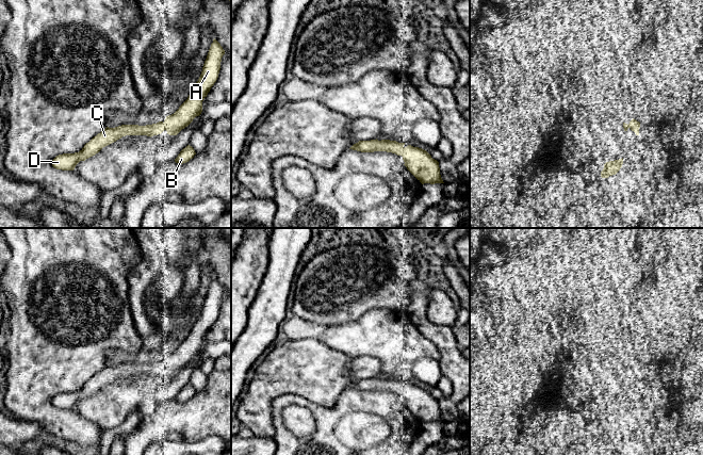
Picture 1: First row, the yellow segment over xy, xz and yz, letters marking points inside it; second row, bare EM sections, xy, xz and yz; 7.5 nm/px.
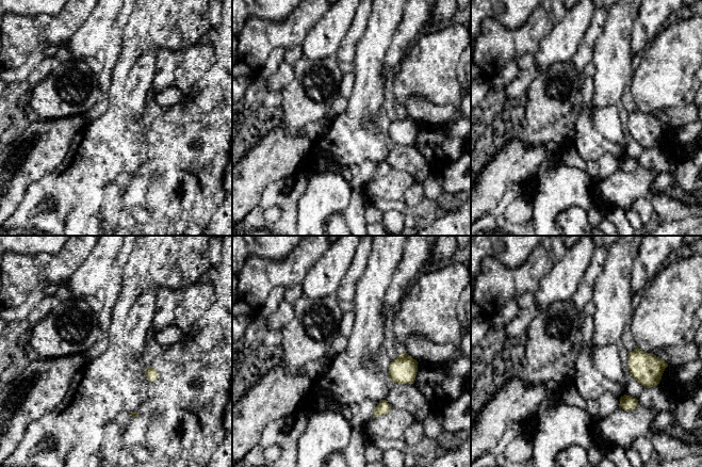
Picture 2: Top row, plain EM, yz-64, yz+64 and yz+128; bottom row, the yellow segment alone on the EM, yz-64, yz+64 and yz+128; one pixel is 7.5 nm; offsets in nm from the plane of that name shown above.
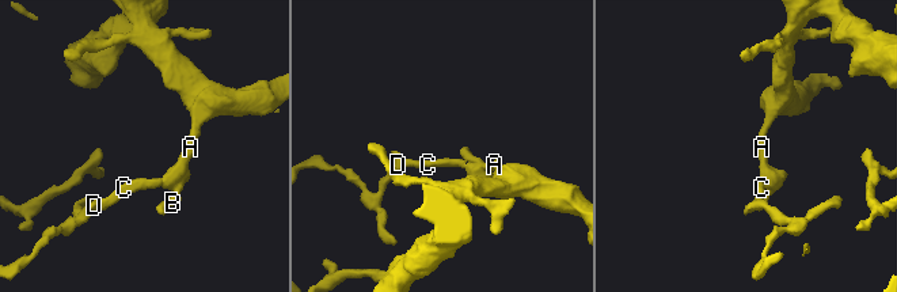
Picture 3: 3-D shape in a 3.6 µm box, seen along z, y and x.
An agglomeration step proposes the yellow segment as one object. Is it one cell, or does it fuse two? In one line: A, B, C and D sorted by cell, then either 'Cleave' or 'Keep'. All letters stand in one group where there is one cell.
Groups: A B C D. Keep

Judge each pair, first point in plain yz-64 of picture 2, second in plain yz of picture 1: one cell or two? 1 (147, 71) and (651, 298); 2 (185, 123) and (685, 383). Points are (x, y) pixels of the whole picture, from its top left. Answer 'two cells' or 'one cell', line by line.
1: two cells
2: one cell

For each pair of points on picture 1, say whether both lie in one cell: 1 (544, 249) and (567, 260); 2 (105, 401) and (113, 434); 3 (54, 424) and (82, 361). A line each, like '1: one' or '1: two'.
1: two
2: two
3: one

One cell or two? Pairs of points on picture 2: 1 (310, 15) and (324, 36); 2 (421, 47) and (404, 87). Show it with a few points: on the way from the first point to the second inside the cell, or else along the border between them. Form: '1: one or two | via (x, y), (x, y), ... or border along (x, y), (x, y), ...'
1: two | border along (327, 11), (301, 43)
2: one | via (421, 57), (421, 70), (413, 78)

